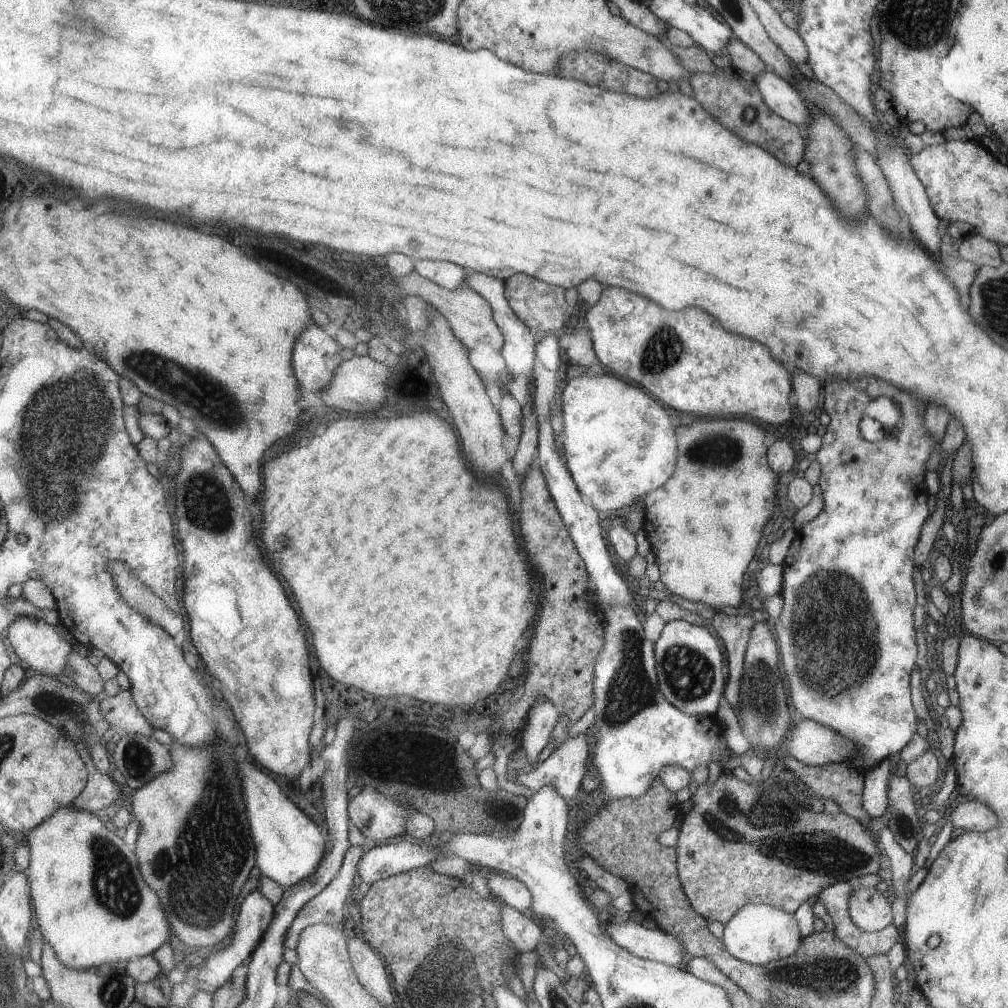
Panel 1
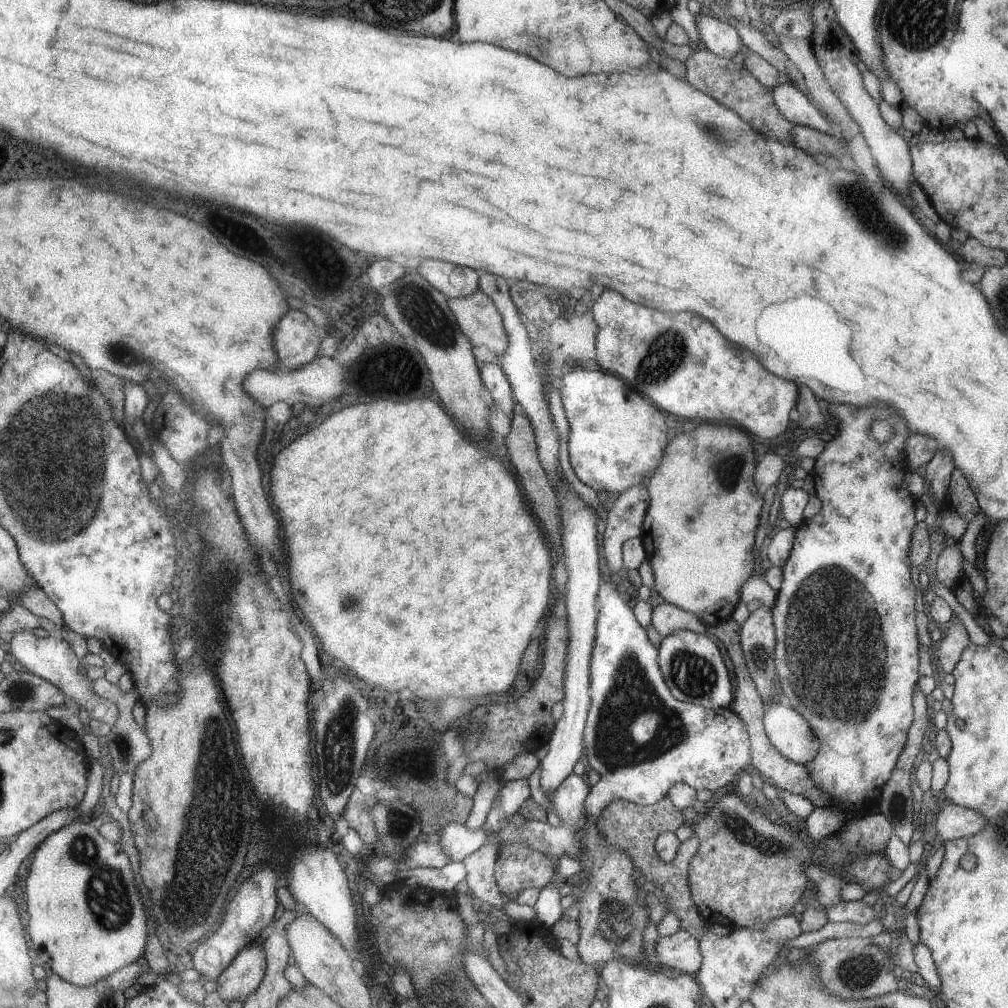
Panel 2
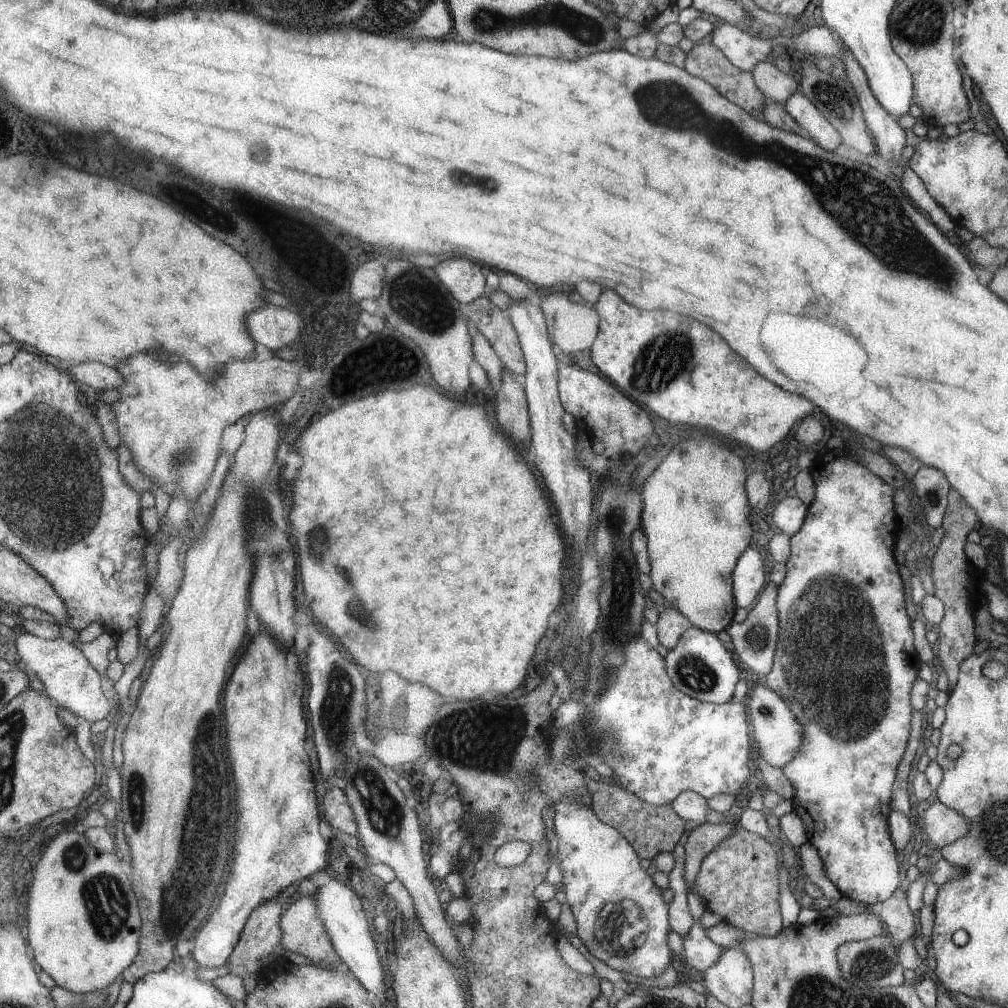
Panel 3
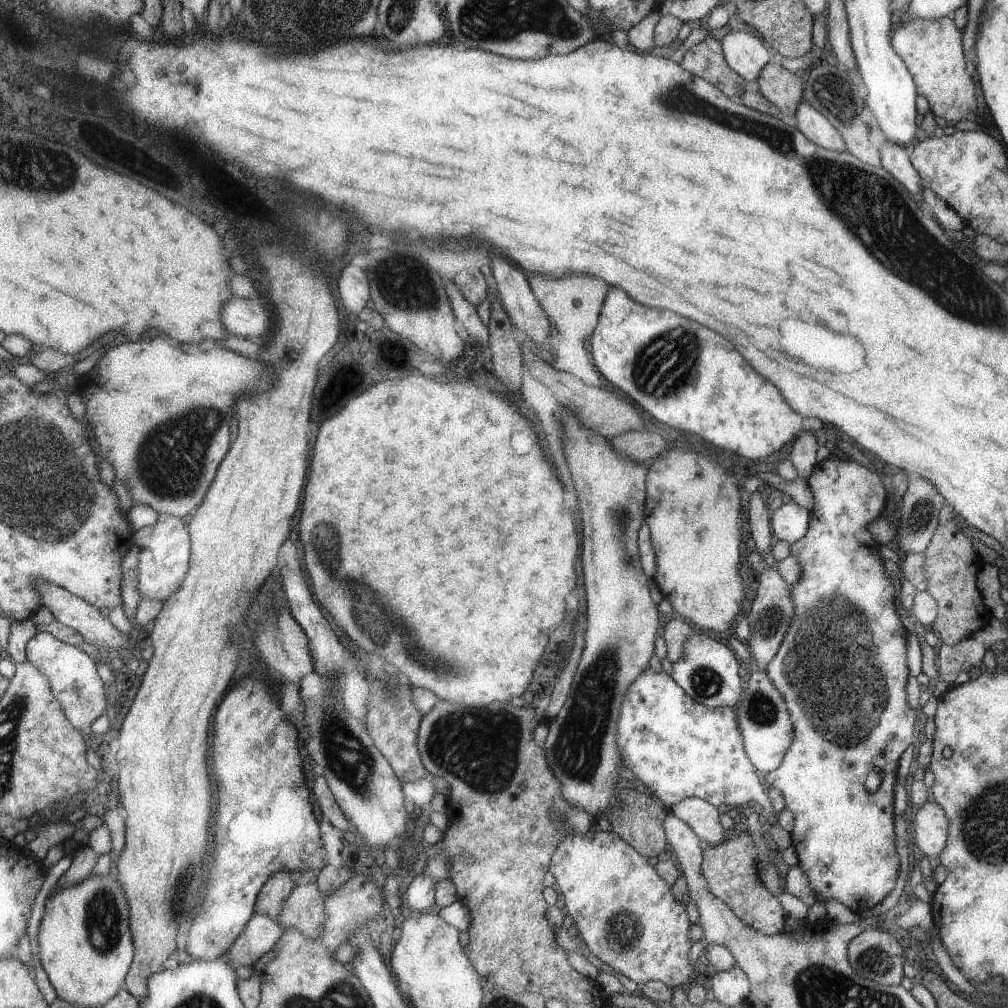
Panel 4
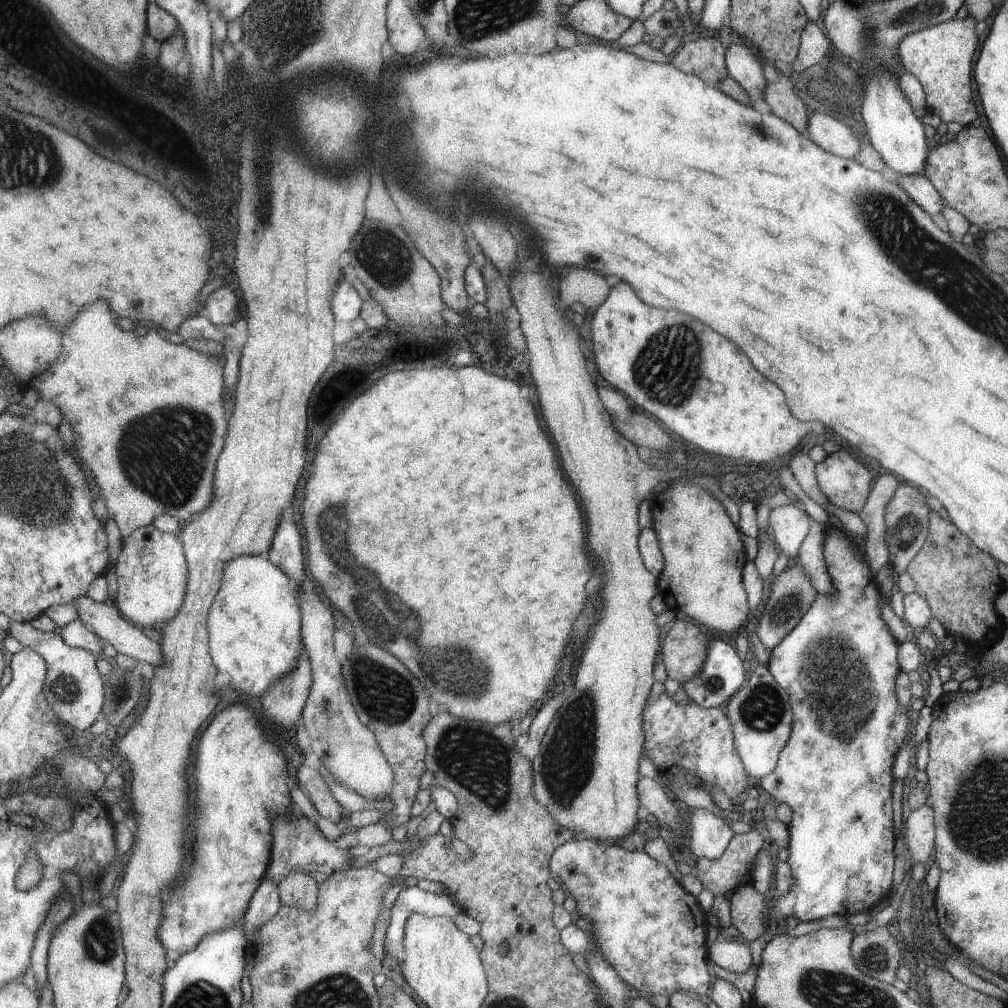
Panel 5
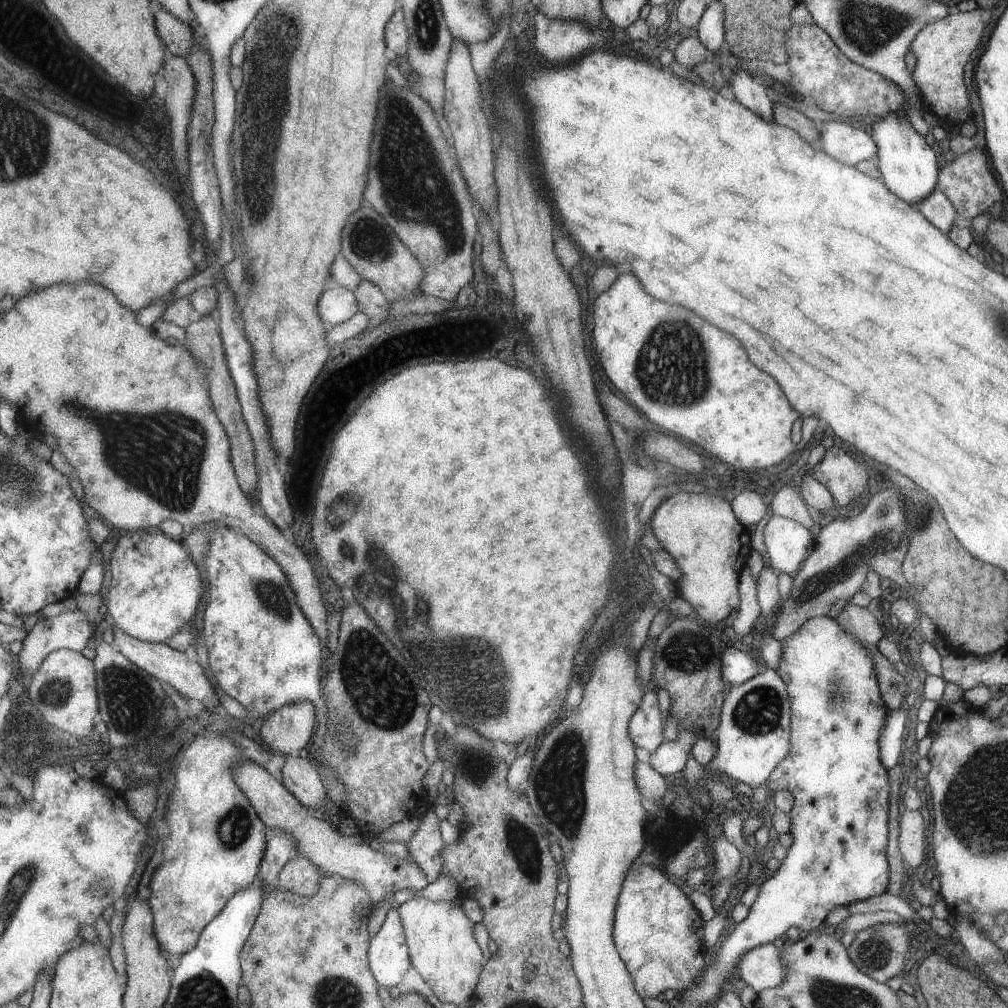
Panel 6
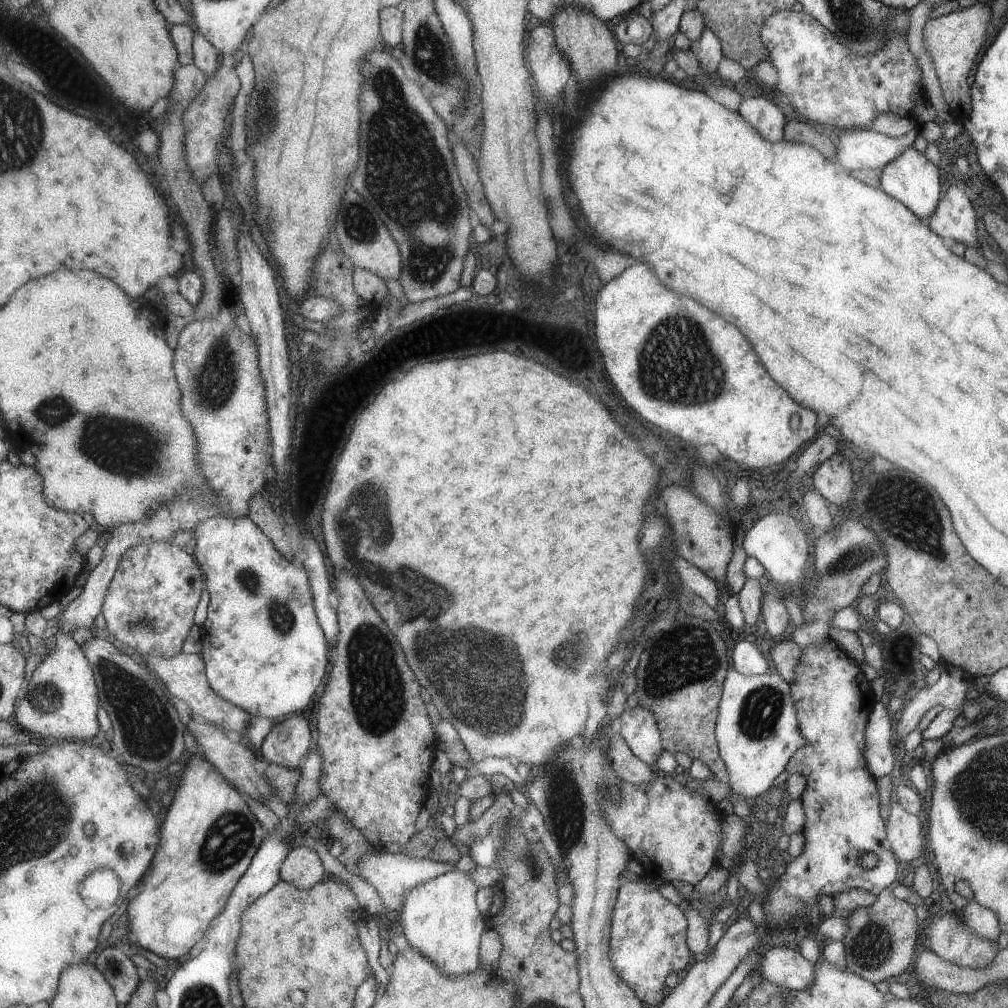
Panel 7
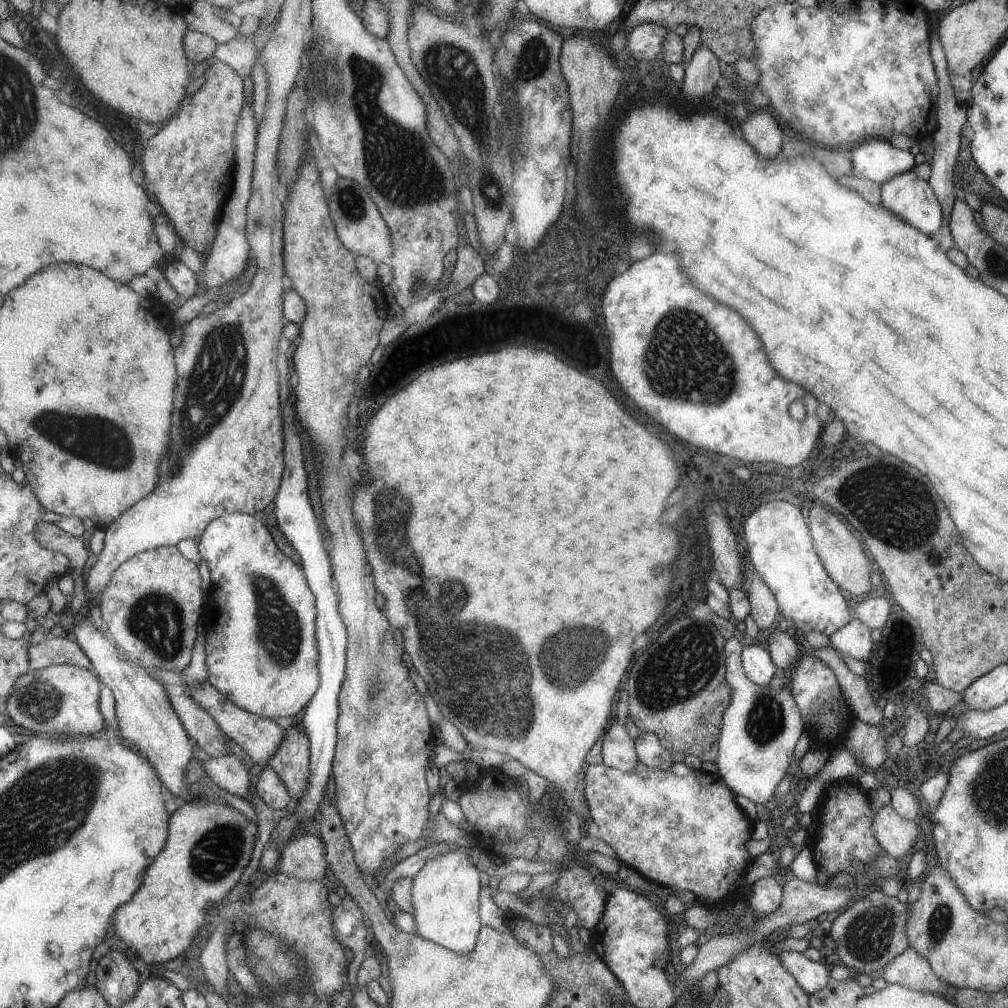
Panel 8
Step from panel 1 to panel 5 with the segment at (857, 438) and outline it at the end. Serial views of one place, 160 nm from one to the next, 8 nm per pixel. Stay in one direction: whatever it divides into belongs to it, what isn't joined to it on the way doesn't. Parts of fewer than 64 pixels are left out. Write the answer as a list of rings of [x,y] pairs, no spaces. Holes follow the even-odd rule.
[[[845,450],[827,454],[823,461],[819,462],[819,464],[814,464],[814,474],[819,490],[825,492],[827,500],[835,507],[857,513],[861,510],[861,506],[865,504],[865,500],[868,500],[867,494],[869,494],[869,486],[871,486],[871,476]],[[831,520],[825,525],[825,538],[823,538],[823,561],[825,562],[825,570],[831,578],[831,594],[823,596],[817,593],[817,598],[813,600],[811,608],[805,612],[805,615],[800,618],[800,623],[792,629],[792,632],[789,632],[788,635],[781,640],[780,644],[775,646],[769,654],[769,672],[773,672],[773,676],[777,676],[777,684],[781,684],[785,688],[785,692],[789,692],[789,696],[793,696],[793,710],[792,710],[792,737],[788,740],[788,743],[785,744],[784,749],[780,752],[779,762],[776,764],[776,768],[766,775],[763,779],[759,779],[757,782],[760,784],[760,788],[769,794],[770,797],[773,797],[776,803],[787,804],[791,810],[791,820],[789,824],[786,825],[787,832],[789,833],[789,842],[787,842],[787,851],[789,855],[787,856],[786,864],[789,866],[789,874],[791,874],[791,884],[789,884],[789,890],[787,894],[781,894],[781,896],[775,896],[775,898],[770,898],[773,900],[773,922],[779,922],[779,920],[785,919],[789,916],[795,916],[801,922],[809,922],[811,920],[823,919],[825,916],[829,915],[839,915],[842,918],[848,916],[849,914],[855,914],[855,912],[864,912],[869,911],[879,900],[885,899],[885,896],[888,896],[889,888],[891,888],[891,870],[893,870],[893,828],[891,828],[891,766],[893,766],[893,756],[900,750],[902,747],[901,742],[907,734],[907,714],[905,714],[905,707],[899,706],[897,704],[897,698],[895,698],[895,676],[899,672],[899,666],[897,666],[897,646],[893,642],[893,636],[889,632],[889,628],[885,626],[885,622],[881,620],[881,612],[879,612],[879,592],[875,588],[875,580],[871,578],[871,572],[869,572],[868,564],[865,564],[863,560],[863,555],[855,546],[851,546],[851,540],[845,538],[844,532],[840,525],[838,525],[834,520]]]

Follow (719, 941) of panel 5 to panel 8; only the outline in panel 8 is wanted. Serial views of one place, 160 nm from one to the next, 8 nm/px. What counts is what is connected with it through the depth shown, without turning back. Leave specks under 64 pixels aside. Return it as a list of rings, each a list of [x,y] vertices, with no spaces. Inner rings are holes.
[[[781,952],[779,964],[795,978],[795,982],[811,995],[821,990],[829,980],[829,970],[823,963],[811,962],[799,952]]]

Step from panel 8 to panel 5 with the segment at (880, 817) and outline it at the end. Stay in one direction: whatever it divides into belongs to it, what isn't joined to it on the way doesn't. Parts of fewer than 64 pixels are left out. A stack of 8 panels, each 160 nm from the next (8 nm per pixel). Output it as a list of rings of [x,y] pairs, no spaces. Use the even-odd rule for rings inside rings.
[[[929,803],[911,810],[903,834],[906,855],[917,864],[926,862],[933,848],[933,816]]]

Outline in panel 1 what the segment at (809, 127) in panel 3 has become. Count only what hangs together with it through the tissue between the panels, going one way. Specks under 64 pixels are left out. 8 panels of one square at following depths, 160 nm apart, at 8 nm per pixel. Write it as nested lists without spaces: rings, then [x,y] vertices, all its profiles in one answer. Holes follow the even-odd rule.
[[[770,69],[754,78],[763,102],[776,116],[791,124],[809,124],[810,105],[783,77],[776,76]]]

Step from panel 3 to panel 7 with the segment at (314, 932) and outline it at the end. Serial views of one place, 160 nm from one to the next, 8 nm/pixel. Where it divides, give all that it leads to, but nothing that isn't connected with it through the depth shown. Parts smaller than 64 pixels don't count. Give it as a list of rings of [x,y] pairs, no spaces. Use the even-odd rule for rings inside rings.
[[[295,846],[281,870],[281,879],[308,890],[321,883],[328,871],[317,850],[311,846]]]

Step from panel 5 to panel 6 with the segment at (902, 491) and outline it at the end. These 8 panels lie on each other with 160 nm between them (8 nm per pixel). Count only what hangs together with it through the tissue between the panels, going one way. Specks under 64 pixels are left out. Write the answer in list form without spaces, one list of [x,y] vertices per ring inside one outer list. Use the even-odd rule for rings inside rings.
[[[895,486],[873,494],[862,509],[855,510],[853,516],[829,516],[815,538],[813,551],[804,559],[797,574],[792,576],[793,584],[787,594],[789,598],[780,601],[771,620],[771,637],[777,641],[788,639],[801,624],[817,616],[828,616],[833,602],[847,600],[849,603],[852,596],[864,587],[869,570],[905,589],[907,584],[901,564],[909,545],[909,536],[905,534],[907,525],[903,500]]]

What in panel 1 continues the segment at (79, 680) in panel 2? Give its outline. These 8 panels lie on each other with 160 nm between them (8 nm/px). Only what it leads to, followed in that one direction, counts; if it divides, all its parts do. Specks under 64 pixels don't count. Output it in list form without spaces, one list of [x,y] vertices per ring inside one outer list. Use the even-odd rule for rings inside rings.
[[[15,616],[11,626],[8,628],[8,639],[13,652],[29,665],[32,673],[43,673],[47,676],[59,678],[63,676],[67,664],[69,664],[69,654],[73,652],[73,644],[62,640],[61,634],[55,628],[56,624],[49,621],[39,621],[30,616]],[[122,688],[115,696],[109,696],[99,701],[99,704],[111,729],[121,737],[131,732],[140,736],[152,736],[155,732],[151,722],[140,712],[132,690]]]

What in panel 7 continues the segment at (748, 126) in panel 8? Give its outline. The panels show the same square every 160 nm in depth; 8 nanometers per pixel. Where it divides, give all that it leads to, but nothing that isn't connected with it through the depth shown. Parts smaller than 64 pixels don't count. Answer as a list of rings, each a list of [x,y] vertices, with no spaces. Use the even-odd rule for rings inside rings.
[[[761,96],[742,97],[737,113],[763,140],[779,142],[785,132],[782,112]]]

